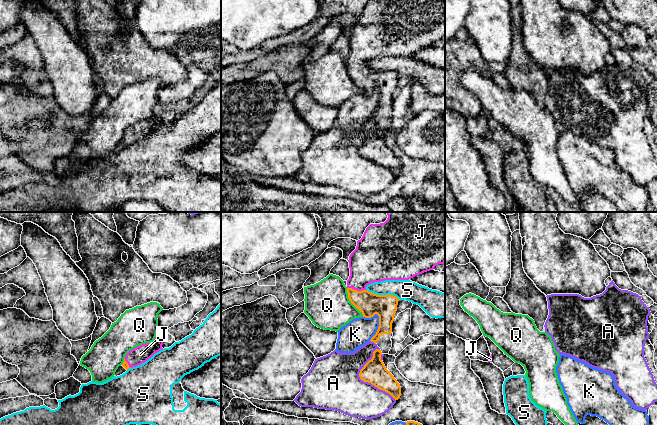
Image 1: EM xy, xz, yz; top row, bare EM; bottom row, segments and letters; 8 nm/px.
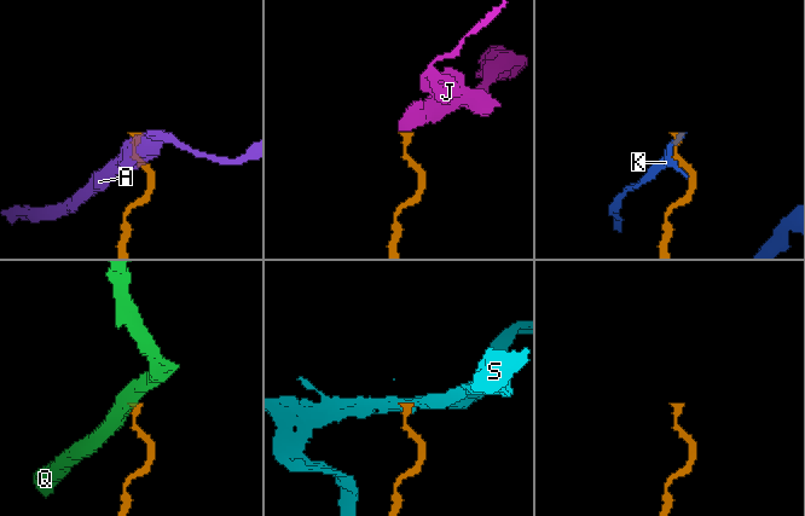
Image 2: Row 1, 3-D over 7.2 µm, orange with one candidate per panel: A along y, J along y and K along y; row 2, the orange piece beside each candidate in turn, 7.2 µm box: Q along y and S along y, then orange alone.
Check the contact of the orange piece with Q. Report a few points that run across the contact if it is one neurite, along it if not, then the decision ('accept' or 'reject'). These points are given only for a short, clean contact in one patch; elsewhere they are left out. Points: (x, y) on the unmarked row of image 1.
line xz (346, 64), (349, 77), (363, 92); reject

